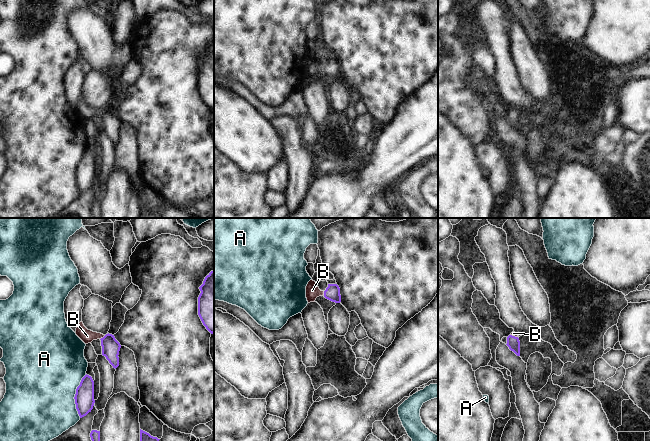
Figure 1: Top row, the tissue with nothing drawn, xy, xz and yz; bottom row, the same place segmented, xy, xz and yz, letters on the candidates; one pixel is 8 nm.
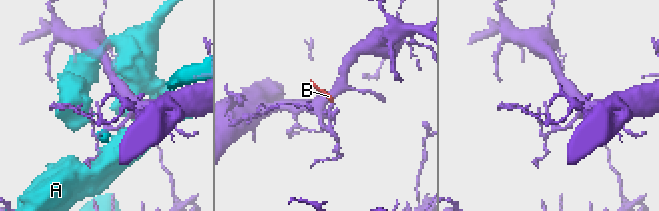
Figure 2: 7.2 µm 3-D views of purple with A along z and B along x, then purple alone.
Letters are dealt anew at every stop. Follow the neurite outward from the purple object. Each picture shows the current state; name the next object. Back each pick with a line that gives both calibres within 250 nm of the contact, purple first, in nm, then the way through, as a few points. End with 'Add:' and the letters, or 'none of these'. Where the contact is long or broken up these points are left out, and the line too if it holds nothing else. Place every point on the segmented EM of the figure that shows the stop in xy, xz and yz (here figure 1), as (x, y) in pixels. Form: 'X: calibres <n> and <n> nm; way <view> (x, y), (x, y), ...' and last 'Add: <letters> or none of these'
B: calibres 140 and 110 nm; way xy (110, 346), (103, 337), (87, 336)
Add: B

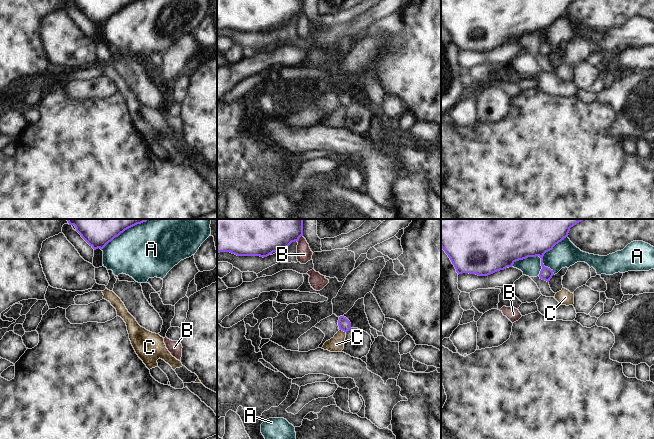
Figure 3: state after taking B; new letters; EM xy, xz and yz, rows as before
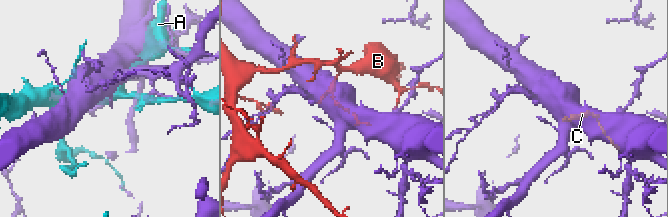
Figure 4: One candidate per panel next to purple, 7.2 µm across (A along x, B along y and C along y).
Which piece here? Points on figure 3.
Add: none of these

